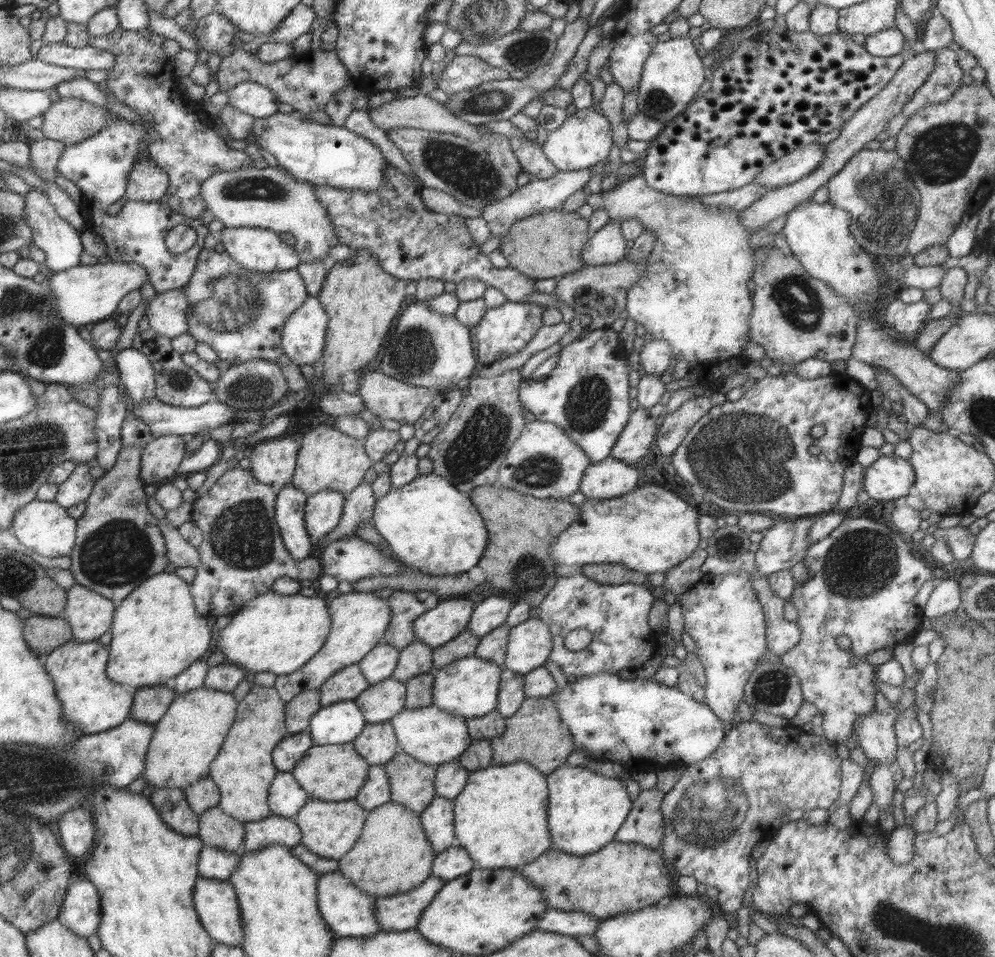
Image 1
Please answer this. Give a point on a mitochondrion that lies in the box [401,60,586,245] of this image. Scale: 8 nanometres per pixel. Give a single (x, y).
(469, 173)

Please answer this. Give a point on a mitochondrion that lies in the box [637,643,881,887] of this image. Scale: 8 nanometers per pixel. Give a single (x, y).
(711, 811)

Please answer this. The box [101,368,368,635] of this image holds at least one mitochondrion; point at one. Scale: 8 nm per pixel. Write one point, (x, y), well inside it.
(241, 535)

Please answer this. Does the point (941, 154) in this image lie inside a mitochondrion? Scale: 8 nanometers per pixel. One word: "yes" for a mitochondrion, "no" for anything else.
yes

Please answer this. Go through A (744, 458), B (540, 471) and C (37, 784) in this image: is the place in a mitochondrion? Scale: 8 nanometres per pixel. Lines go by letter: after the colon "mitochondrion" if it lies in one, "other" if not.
A: mitochondrion
B: mitochondrion
C: mitochondrion

